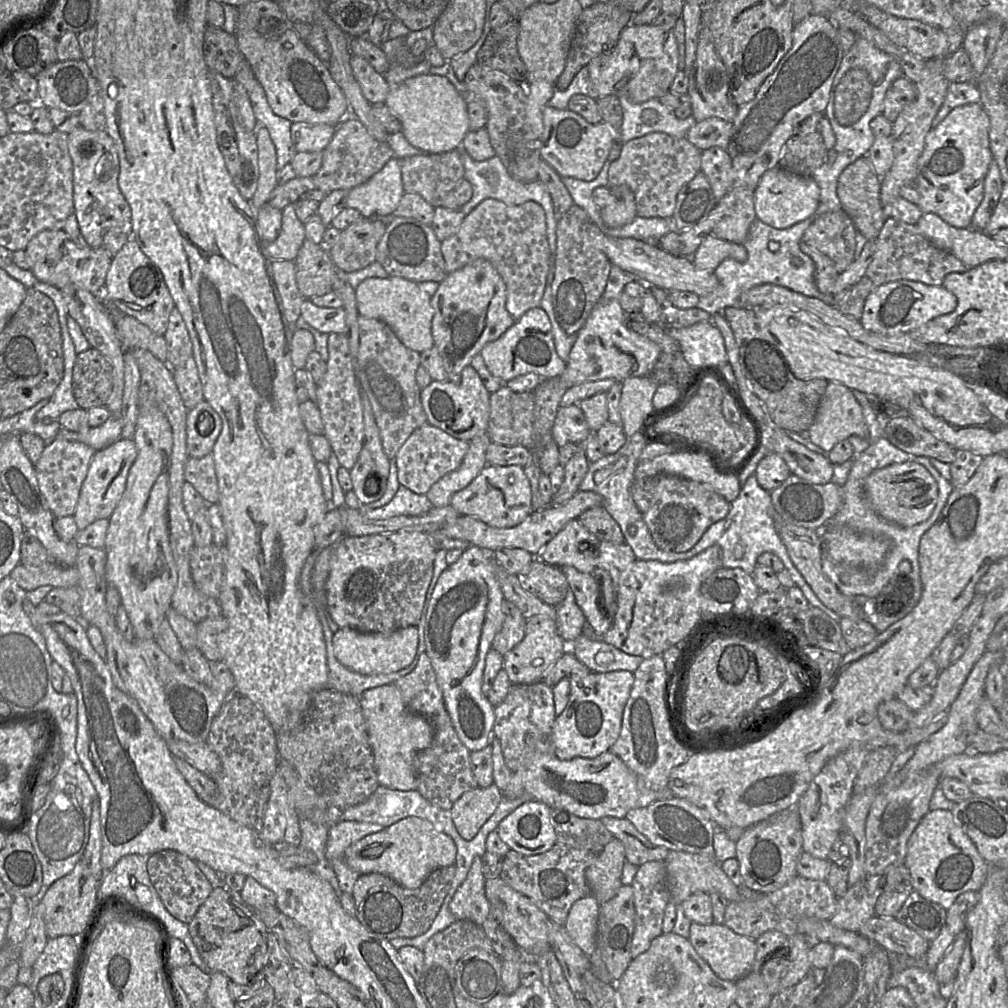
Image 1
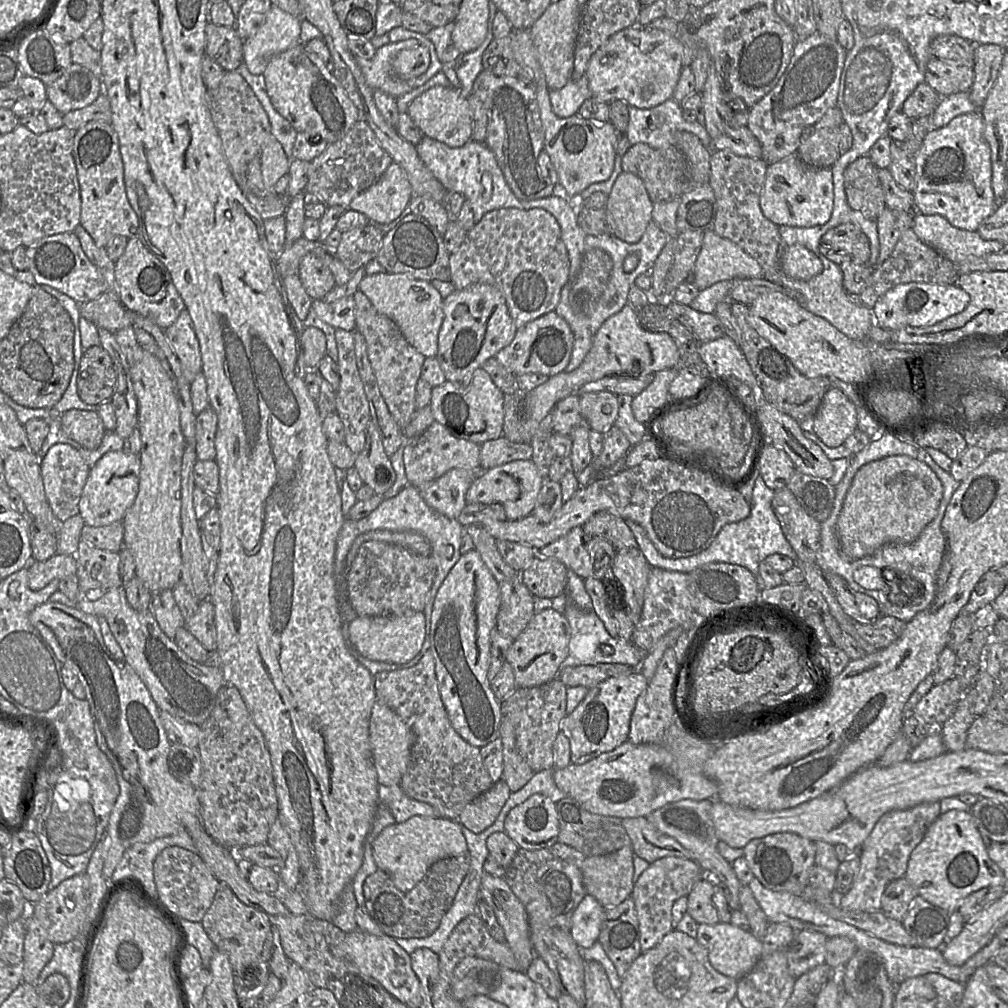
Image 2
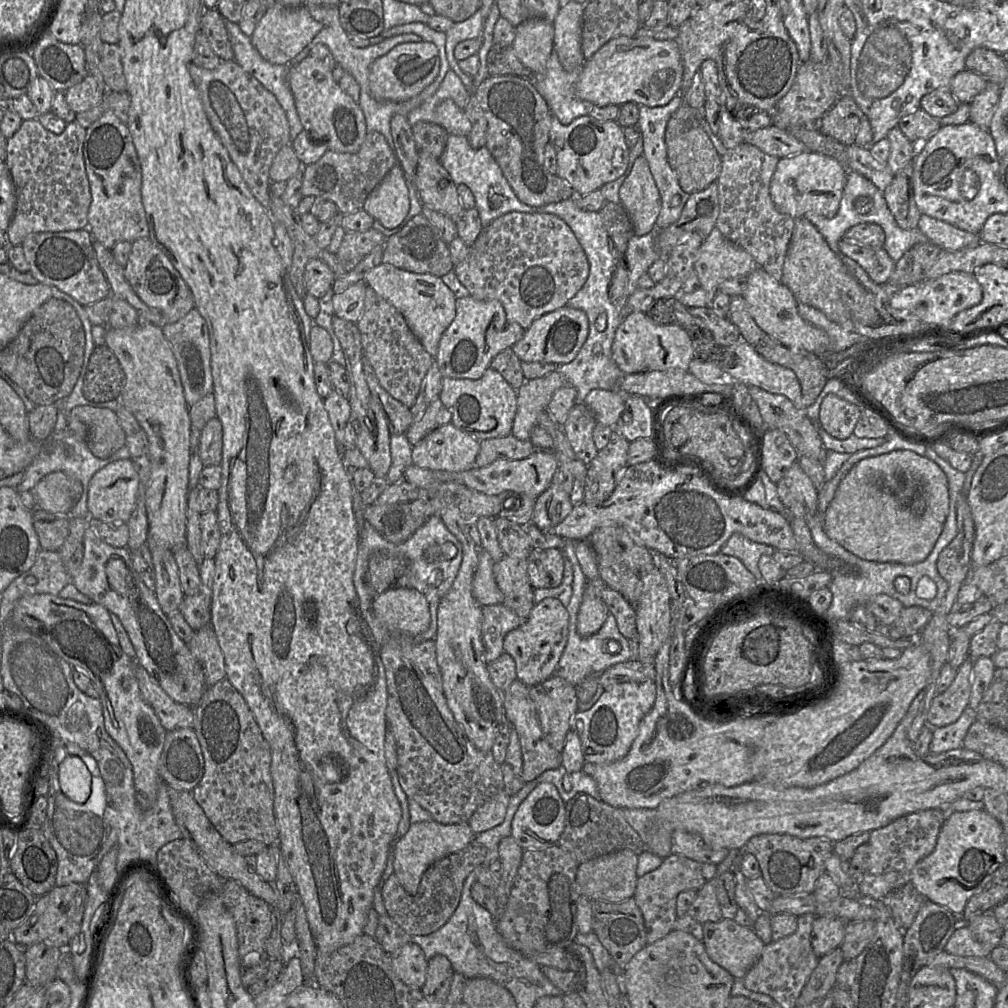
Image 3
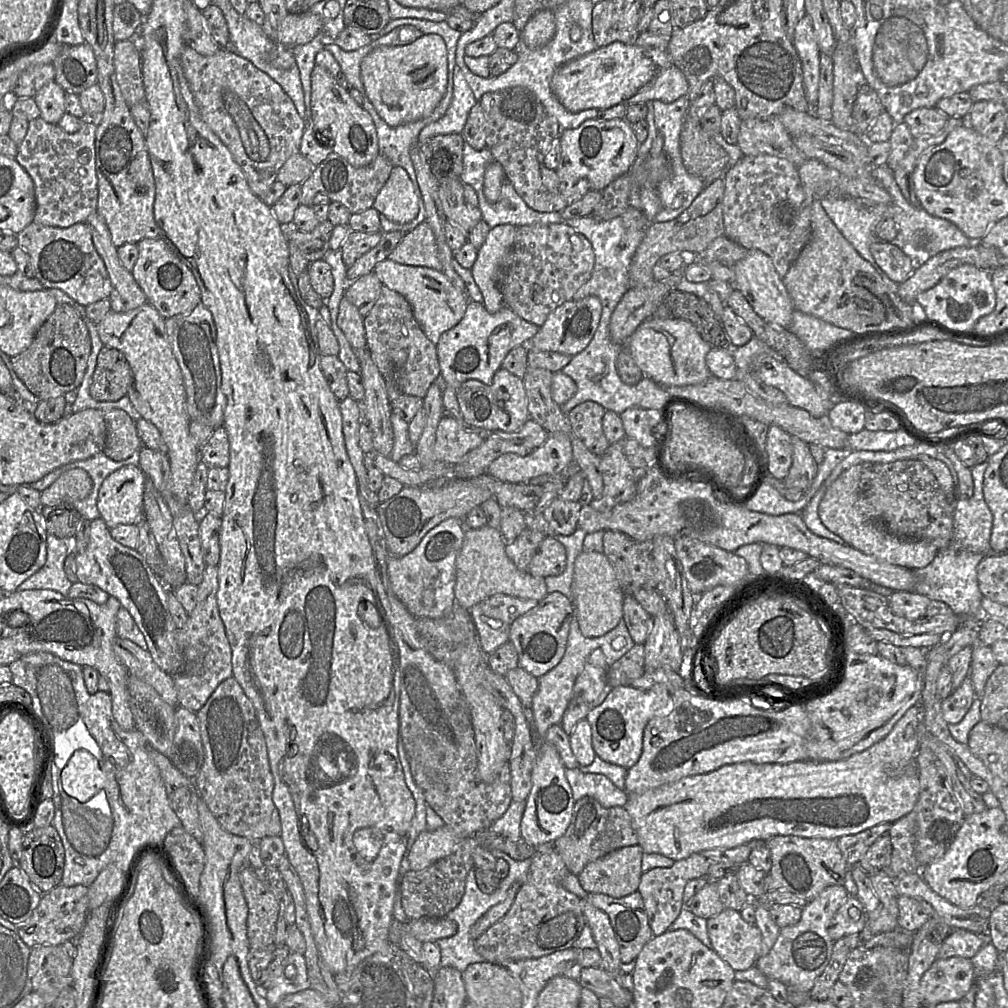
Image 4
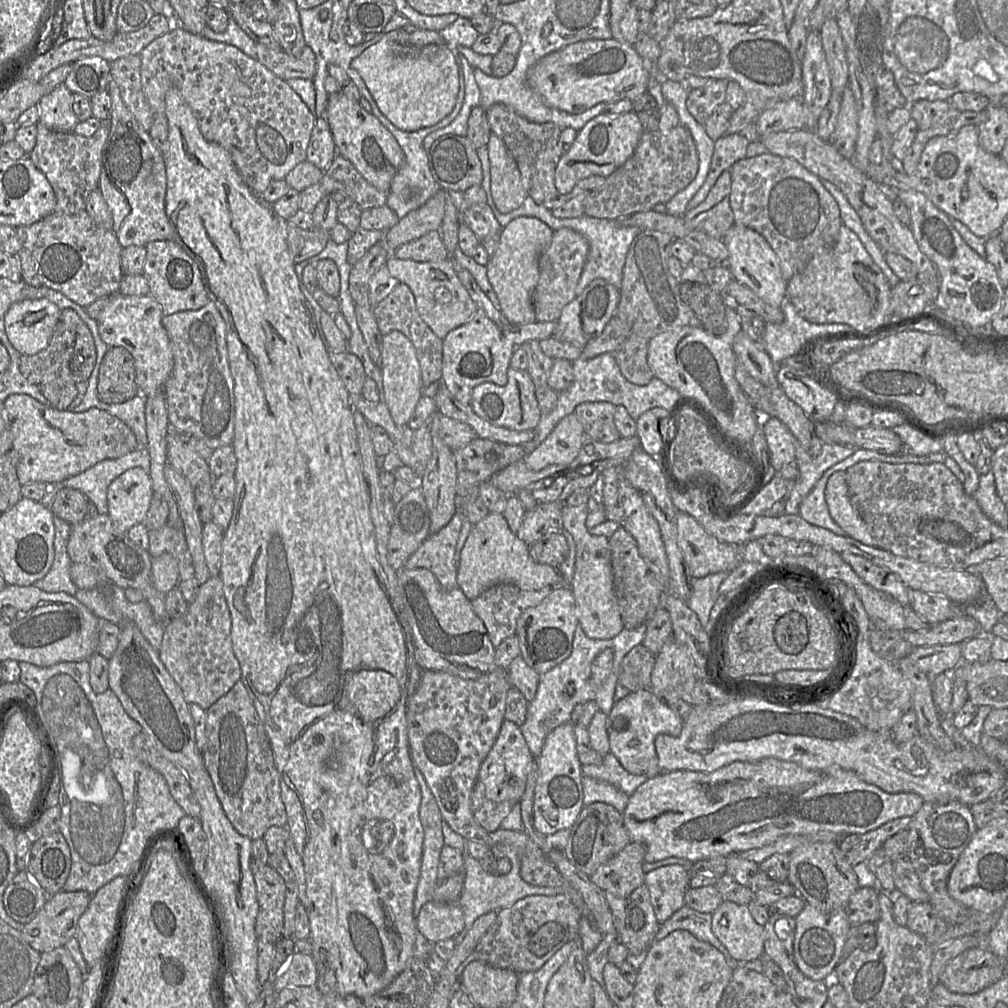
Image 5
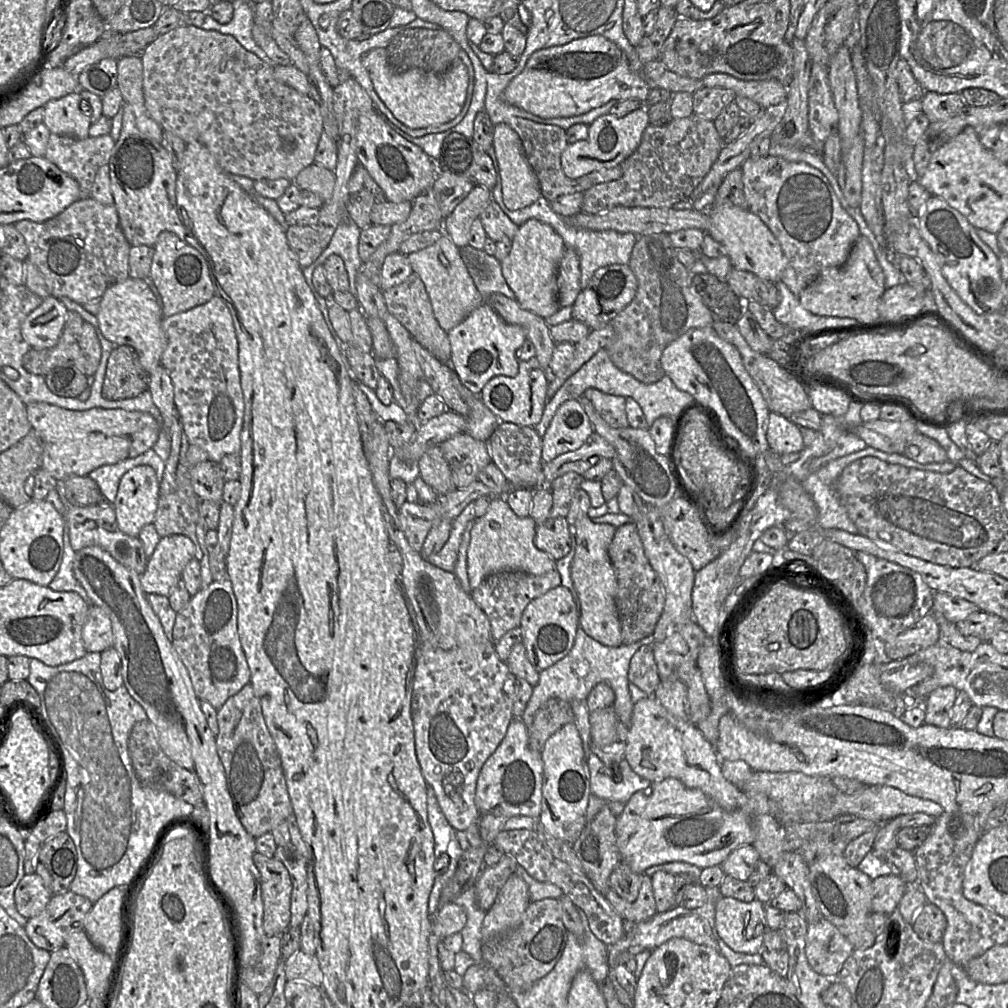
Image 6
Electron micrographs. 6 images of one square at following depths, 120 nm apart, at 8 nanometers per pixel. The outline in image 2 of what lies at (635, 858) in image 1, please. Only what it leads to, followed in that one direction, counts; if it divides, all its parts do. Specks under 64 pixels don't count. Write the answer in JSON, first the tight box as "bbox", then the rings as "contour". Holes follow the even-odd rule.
{"bbox":[621,817,692,863],"contour":[[[646,817],[624,818],[621,822],[630,838],[634,855],[648,863],[668,856],[692,860],[690,851],[660,832]]]}

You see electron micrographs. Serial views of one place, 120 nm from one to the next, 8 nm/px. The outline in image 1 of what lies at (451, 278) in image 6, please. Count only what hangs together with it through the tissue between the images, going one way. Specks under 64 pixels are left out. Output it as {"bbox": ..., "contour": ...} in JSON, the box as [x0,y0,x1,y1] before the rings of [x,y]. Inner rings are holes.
{"bbox":[355,276,434,353],"contour":[[[395,276],[372,277],[357,286],[355,296],[358,314],[386,323],[408,349],[421,353],[434,346],[431,333],[433,318],[431,296],[421,291],[417,283]]]}

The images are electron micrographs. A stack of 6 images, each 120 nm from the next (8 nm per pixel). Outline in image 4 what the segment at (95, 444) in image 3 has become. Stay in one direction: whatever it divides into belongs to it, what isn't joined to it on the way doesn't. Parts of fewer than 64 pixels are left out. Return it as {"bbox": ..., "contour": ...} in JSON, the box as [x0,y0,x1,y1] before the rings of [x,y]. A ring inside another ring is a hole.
{"bbox":[103,410,142,461],"contour":[[[123,410],[103,411],[106,424],[106,440],[103,453],[114,461],[125,460],[138,452],[142,441],[134,420]]]}

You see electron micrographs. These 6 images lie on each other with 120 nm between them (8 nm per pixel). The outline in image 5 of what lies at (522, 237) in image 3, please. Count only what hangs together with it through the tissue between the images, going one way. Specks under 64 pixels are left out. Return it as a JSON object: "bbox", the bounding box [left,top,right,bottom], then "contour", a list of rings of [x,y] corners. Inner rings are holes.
{"bbox":[532,228,589,321],"contour":[[[570,228],[554,231],[551,242],[539,257],[539,279],[532,296],[536,321],[557,321],[562,309],[576,297],[576,287],[587,260],[589,248],[586,237]]]}

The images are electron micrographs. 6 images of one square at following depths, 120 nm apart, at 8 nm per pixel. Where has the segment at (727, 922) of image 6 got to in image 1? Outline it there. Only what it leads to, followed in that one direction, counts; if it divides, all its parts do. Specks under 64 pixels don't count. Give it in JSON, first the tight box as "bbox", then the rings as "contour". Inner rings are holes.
{"bbox":[688,922,757,982],"contour":[[[692,922],[688,939],[698,955],[723,980],[736,982],[753,969],[757,951],[755,940],[736,934],[724,924],[702,925]]]}

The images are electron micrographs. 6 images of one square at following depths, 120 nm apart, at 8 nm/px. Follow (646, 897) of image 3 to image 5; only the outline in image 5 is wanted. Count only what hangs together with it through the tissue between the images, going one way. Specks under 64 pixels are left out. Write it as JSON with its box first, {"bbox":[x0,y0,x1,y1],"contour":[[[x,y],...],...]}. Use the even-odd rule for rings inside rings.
{"bbox":[643,864,688,924],"contour":[[[672,864],[656,868],[644,875],[643,883],[648,887],[657,922],[662,924],[685,905],[688,867]]]}

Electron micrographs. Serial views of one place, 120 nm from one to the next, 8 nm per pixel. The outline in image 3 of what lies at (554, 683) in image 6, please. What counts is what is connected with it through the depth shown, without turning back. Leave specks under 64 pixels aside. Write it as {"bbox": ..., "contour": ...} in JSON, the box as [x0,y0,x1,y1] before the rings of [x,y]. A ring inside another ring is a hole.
{"bbox":[553,540,632,686],"contour":[[[567,540],[566,544],[561,550],[563,553],[563,557],[566,557],[572,563],[573,584],[572,584],[572,596],[569,605],[566,607],[569,613],[568,641],[566,643],[564,651],[555,668],[553,675],[565,679],[573,686],[577,686],[588,676],[598,676],[601,672],[610,668],[613,665],[631,660],[632,654],[630,650],[629,640],[621,634],[621,632],[618,629],[616,619],[611,613],[608,614],[606,621],[604,622],[600,630],[595,634],[589,637],[582,637],[577,632],[578,611],[582,602],[587,579],[584,576],[581,567],[579,565],[579,562],[577,560],[574,551],[574,541],[581,541],[581,540]],[[609,640],[615,640],[620,643],[622,649],[619,654],[610,654],[608,652]]]}

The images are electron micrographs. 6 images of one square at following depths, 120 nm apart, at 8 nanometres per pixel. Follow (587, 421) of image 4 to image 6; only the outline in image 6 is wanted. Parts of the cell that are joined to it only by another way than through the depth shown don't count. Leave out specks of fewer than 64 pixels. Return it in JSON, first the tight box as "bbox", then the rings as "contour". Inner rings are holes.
{"bbox":[584,388,628,428],"contour":[[[595,388],[587,389],[584,397],[589,399],[600,416],[614,428],[628,427],[625,405],[626,399],[601,392]]]}

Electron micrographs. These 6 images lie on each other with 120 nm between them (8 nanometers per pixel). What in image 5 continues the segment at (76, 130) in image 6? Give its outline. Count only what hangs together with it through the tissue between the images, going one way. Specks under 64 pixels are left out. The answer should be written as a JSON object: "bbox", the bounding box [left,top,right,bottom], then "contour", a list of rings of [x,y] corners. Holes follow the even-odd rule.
{"bbox":[38,84,80,132],"contour":[[[60,84],[38,102],[39,122],[47,128],[60,132],[74,132],[80,122],[73,111],[72,92]]]}

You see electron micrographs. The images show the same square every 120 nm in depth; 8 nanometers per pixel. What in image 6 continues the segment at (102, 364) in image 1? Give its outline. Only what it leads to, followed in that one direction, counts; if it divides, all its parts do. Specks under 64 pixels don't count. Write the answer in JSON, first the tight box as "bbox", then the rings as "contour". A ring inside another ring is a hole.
{"bbox":[102,345,150,401],"contour":[[[128,345],[115,346],[108,358],[102,396],[111,401],[135,398],[148,390],[150,373]]]}

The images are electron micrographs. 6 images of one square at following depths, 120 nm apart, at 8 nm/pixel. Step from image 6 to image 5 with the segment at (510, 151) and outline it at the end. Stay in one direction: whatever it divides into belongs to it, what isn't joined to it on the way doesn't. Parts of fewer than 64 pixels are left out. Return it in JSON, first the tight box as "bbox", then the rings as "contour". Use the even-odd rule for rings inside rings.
{"bbox":[486,132,528,213],"contour":[[[491,132],[486,146],[490,161],[490,192],[494,204],[502,213],[511,212],[528,197],[517,163],[496,134]]]}

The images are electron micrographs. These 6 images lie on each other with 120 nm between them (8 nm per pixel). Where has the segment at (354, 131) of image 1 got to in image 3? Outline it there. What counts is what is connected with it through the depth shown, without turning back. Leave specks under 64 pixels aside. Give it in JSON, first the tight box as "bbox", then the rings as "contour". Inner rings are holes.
{"bbox":[302,132,397,215],"contour":[[[367,132],[360,149],[355,153],[340,153],[328,149],[316,162],[303,167],[302,196],[315,196],[336,204],[347,215],[363,208],[368,196],[397,163],[393,149],[379,132]]]}

